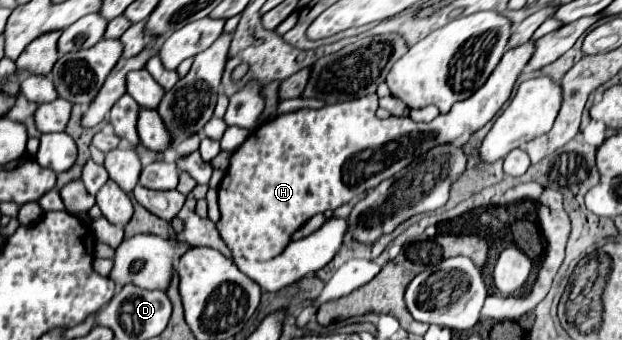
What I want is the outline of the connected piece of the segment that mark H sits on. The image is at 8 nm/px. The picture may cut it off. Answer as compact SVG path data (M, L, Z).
M529 40L525 46L507 50L487 78L487 82L471 94L467 100L453 104L447 114L439 114L429 124L417 124L411 118L395 118L389 116L387 120L379 120L375 116L377 110L377 94L353 98L341 104L329 104L323 108L301 108L289 114L279 114L277 118L261 124L251 136L231 154L229 168L219 184L219 210L221 218L217 222L219 236L227 244L227 248L243 256L247 260L271 260L279 256L291 242L295 230L299 230L309 218L319 212L335 210L341 204L347 204L351 198L373 190L387 178L393 178L397 172L407 168L413 160L421 158L421 154L429 152L441 144L453 144L455 140L469 138L479 128L483 128L509 100L513 92L513 84L517 76L523 72L527 58L531 58L533 42Z

